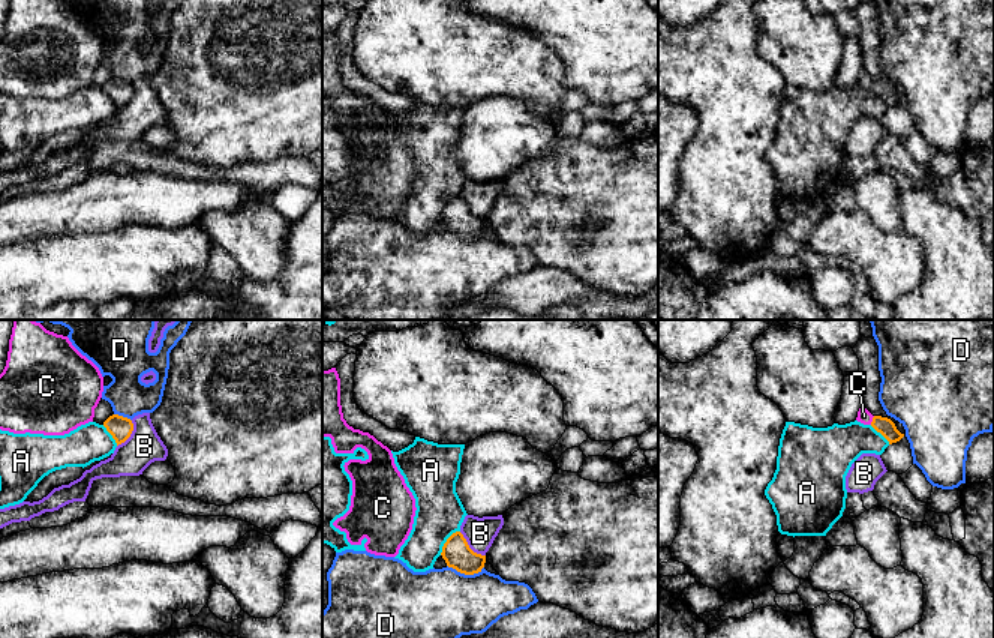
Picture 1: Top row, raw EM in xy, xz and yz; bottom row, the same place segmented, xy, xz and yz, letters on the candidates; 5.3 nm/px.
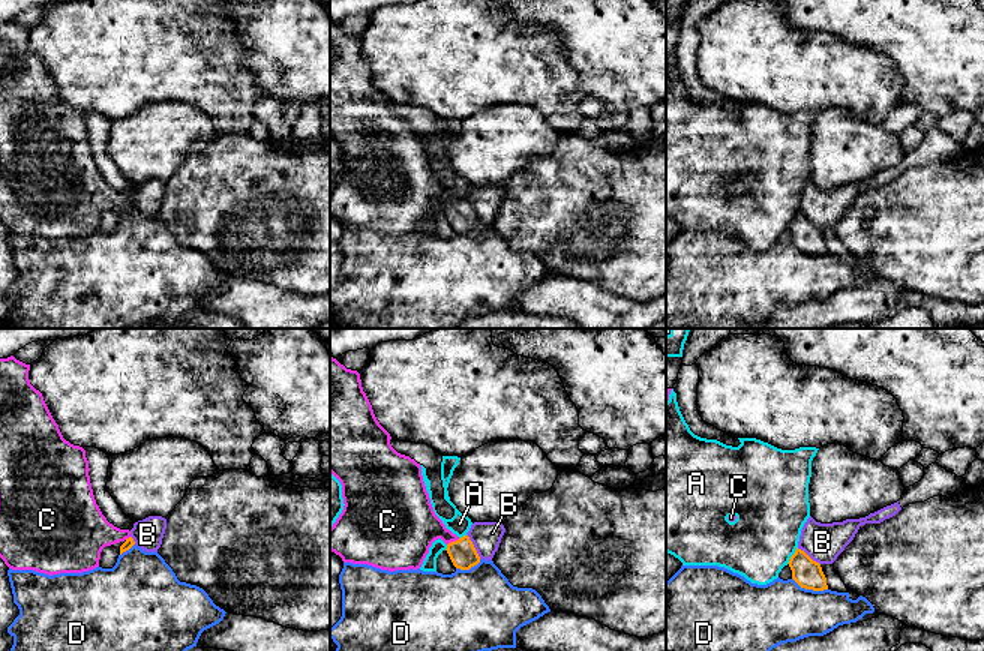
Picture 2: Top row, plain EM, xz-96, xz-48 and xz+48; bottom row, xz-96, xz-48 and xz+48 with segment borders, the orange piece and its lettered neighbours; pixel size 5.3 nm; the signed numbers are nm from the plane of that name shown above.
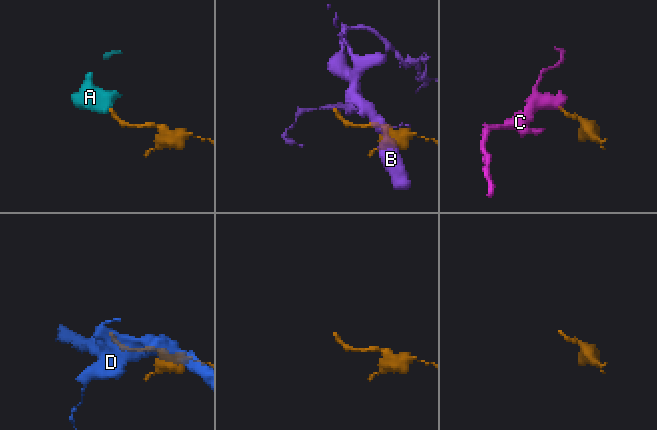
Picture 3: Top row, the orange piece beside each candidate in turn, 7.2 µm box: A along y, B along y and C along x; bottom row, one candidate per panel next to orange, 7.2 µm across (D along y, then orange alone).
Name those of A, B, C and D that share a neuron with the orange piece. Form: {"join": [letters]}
{"join": ["C"]}

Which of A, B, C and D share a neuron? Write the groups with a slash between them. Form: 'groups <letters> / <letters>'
groups A / B / C / D

